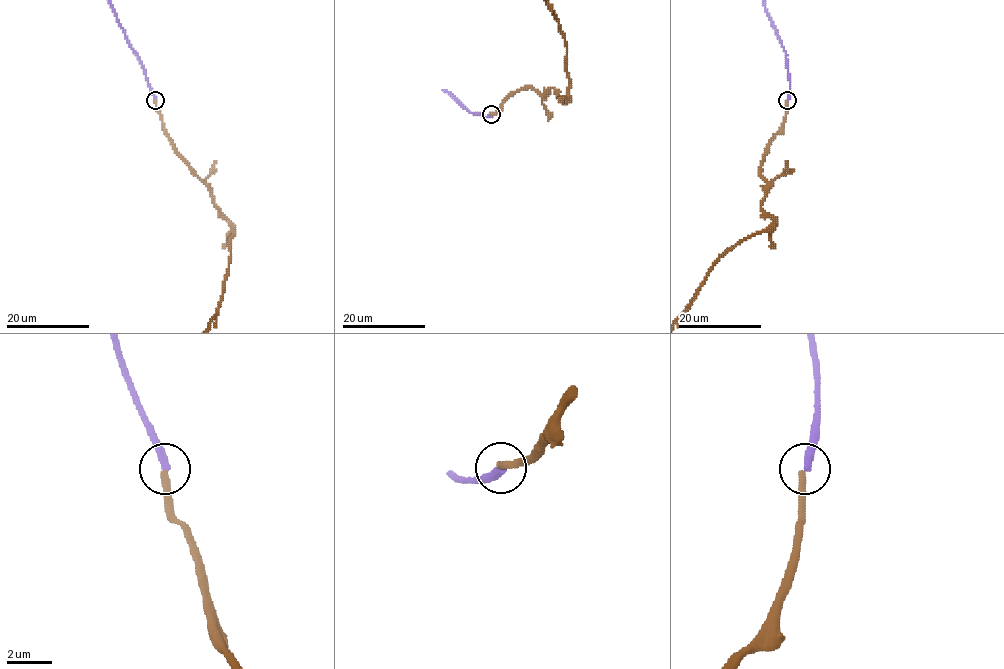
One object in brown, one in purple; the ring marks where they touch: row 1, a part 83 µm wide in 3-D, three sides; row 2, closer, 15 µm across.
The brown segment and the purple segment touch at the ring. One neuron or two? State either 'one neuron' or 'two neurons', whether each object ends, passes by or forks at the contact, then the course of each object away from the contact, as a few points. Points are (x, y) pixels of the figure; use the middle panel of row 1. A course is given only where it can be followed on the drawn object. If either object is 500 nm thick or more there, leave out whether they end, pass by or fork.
two neurons; brown ends; purple ends; course brown (491, 114), (524, 88), (540, 94), (553, 88), (561, 100), (569, 97), (566, 43)

